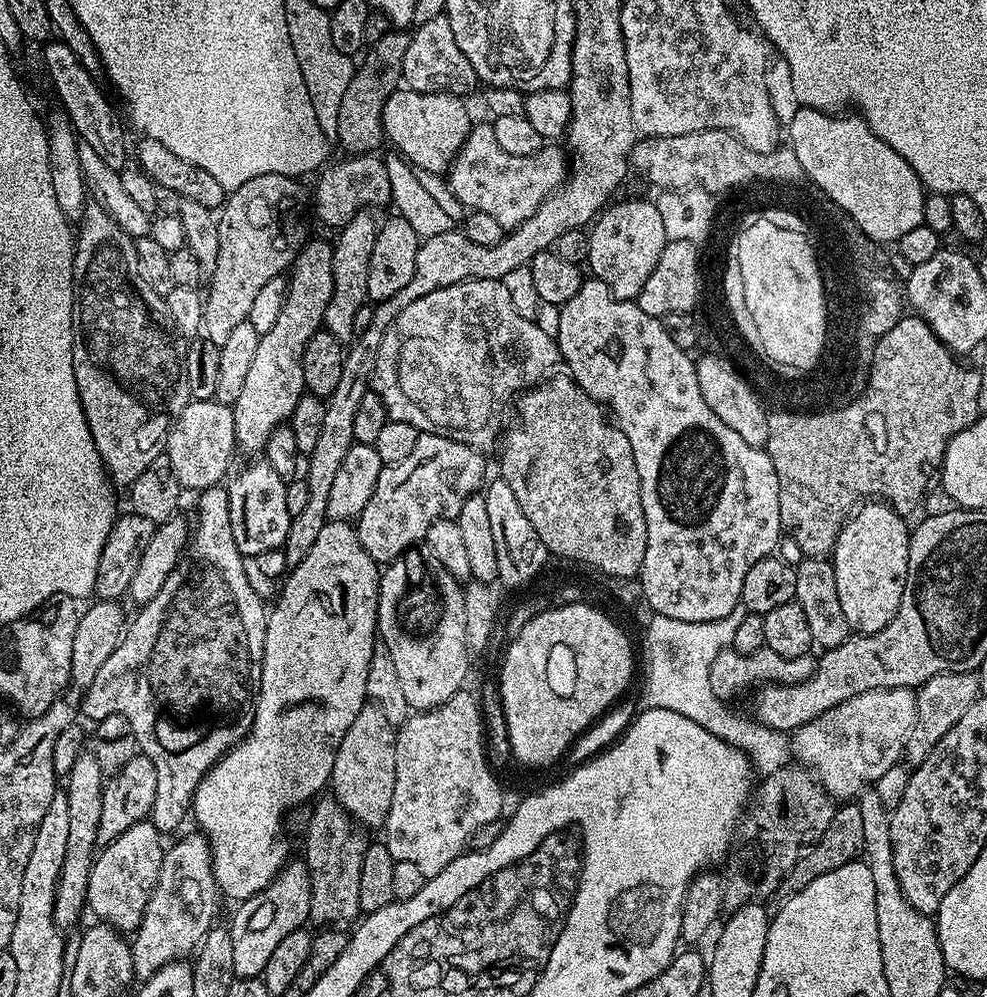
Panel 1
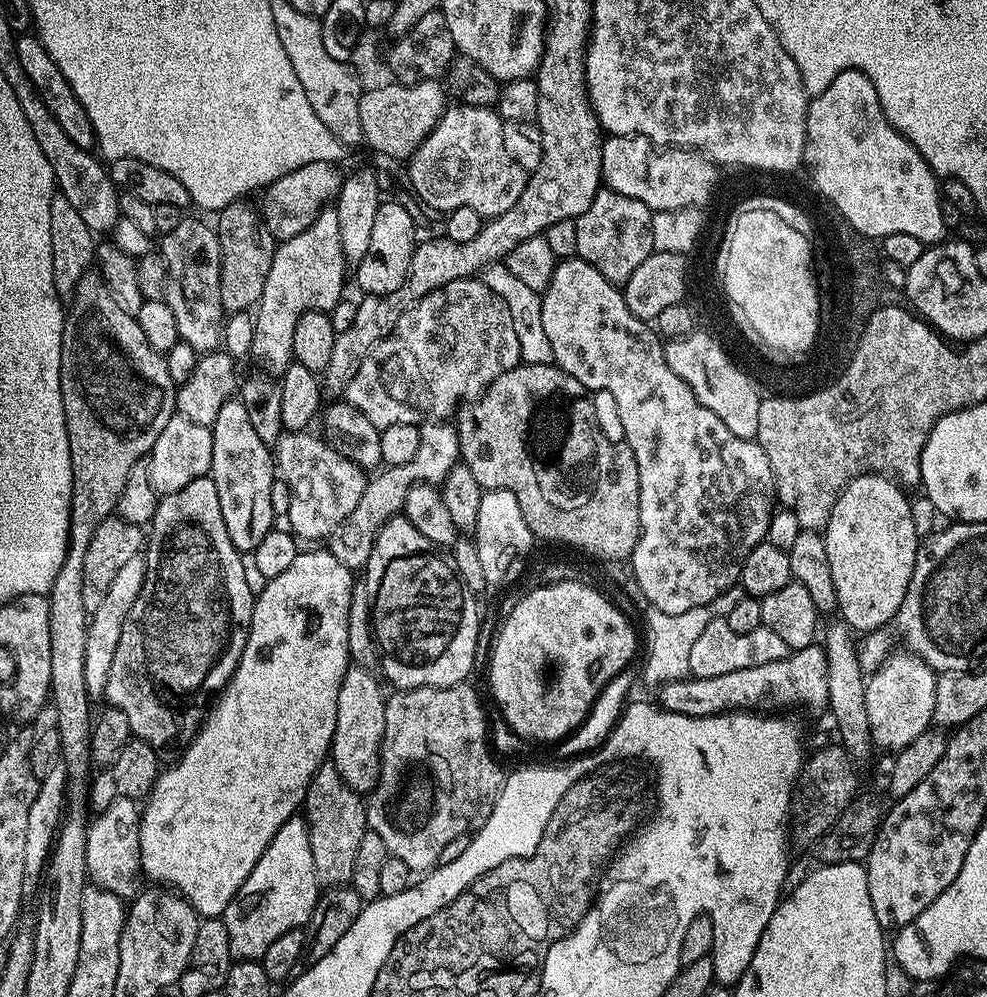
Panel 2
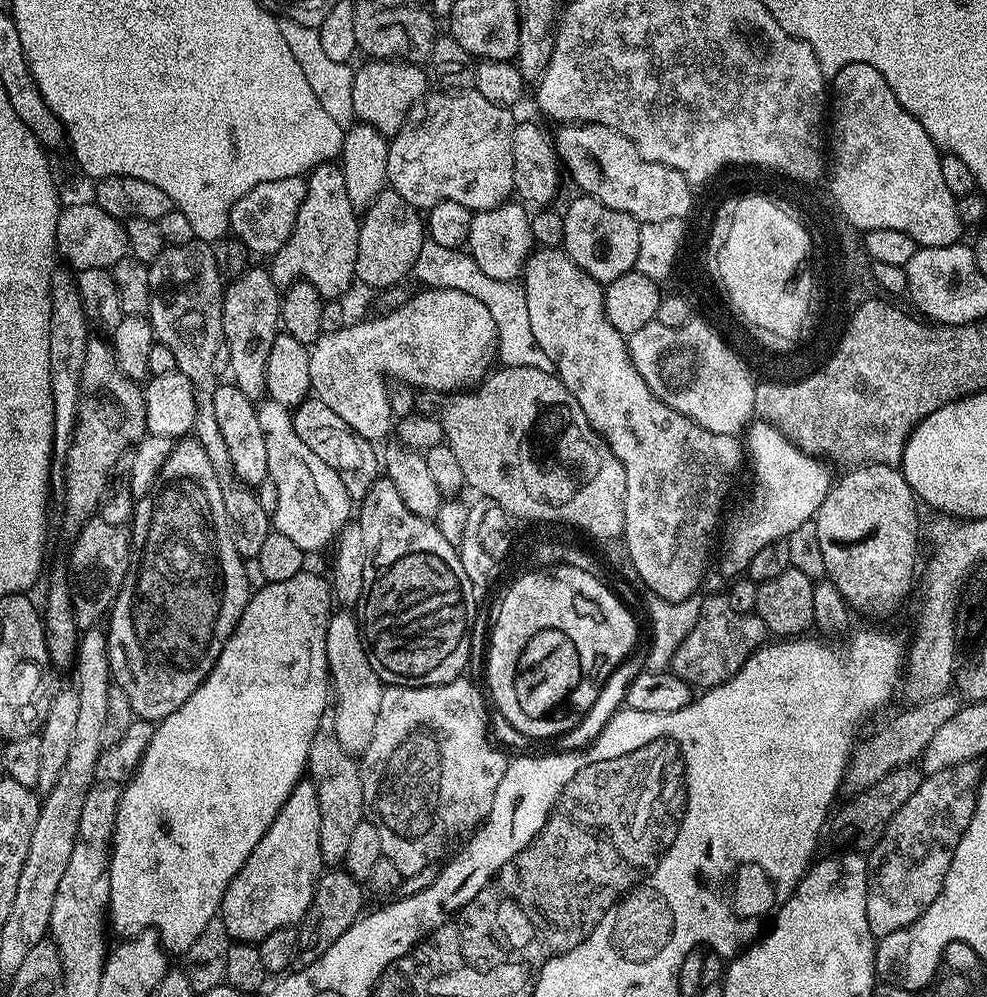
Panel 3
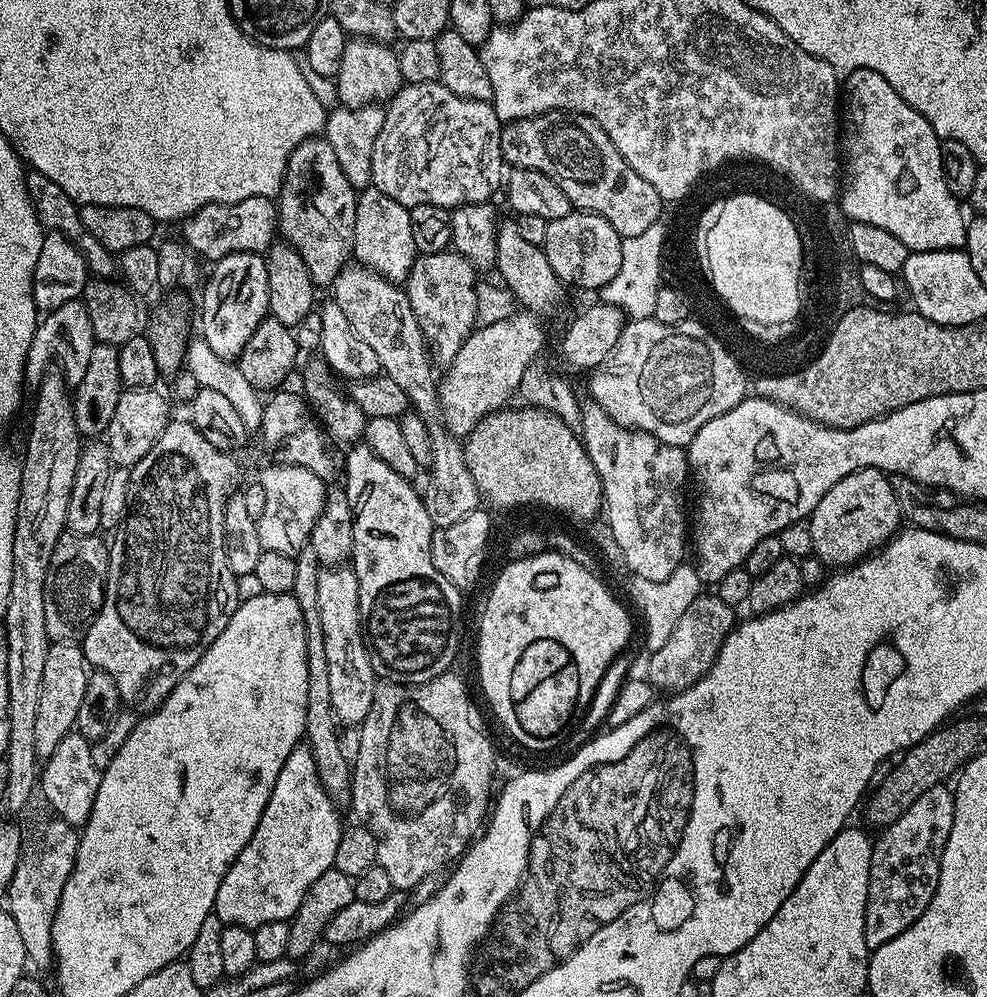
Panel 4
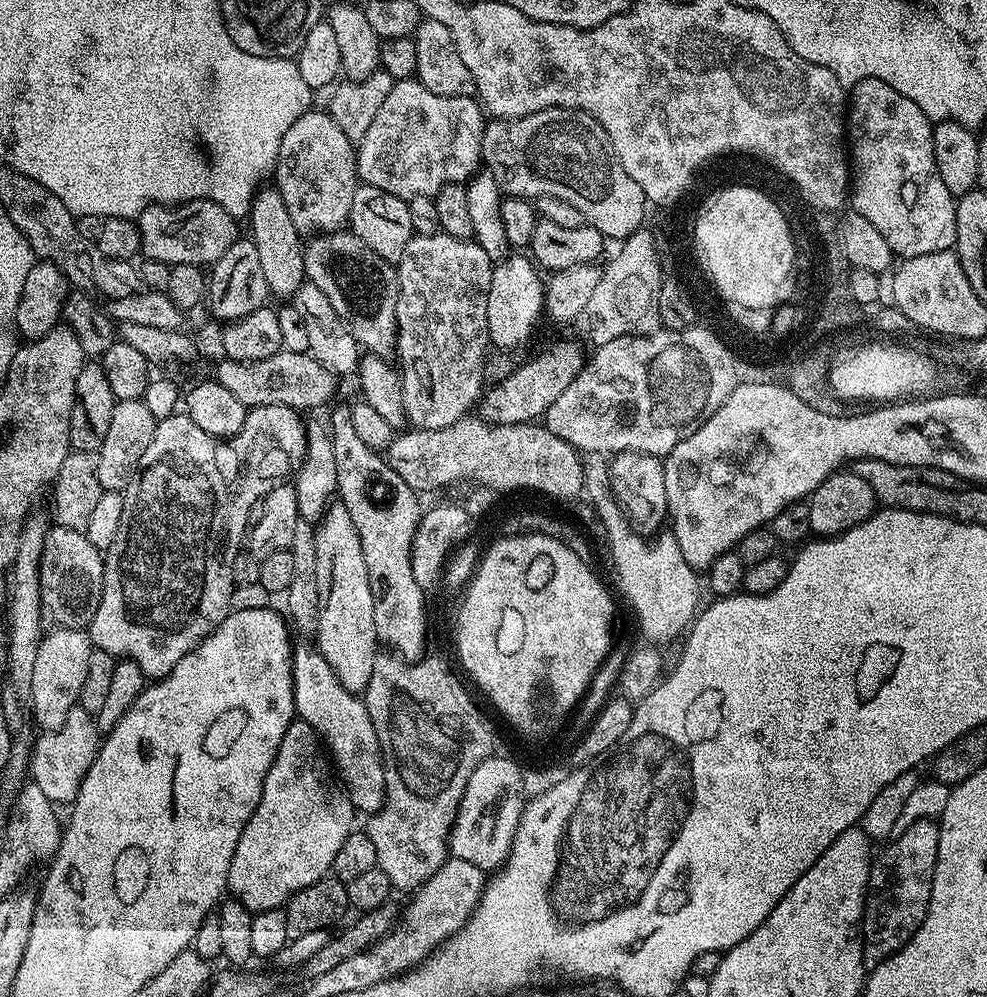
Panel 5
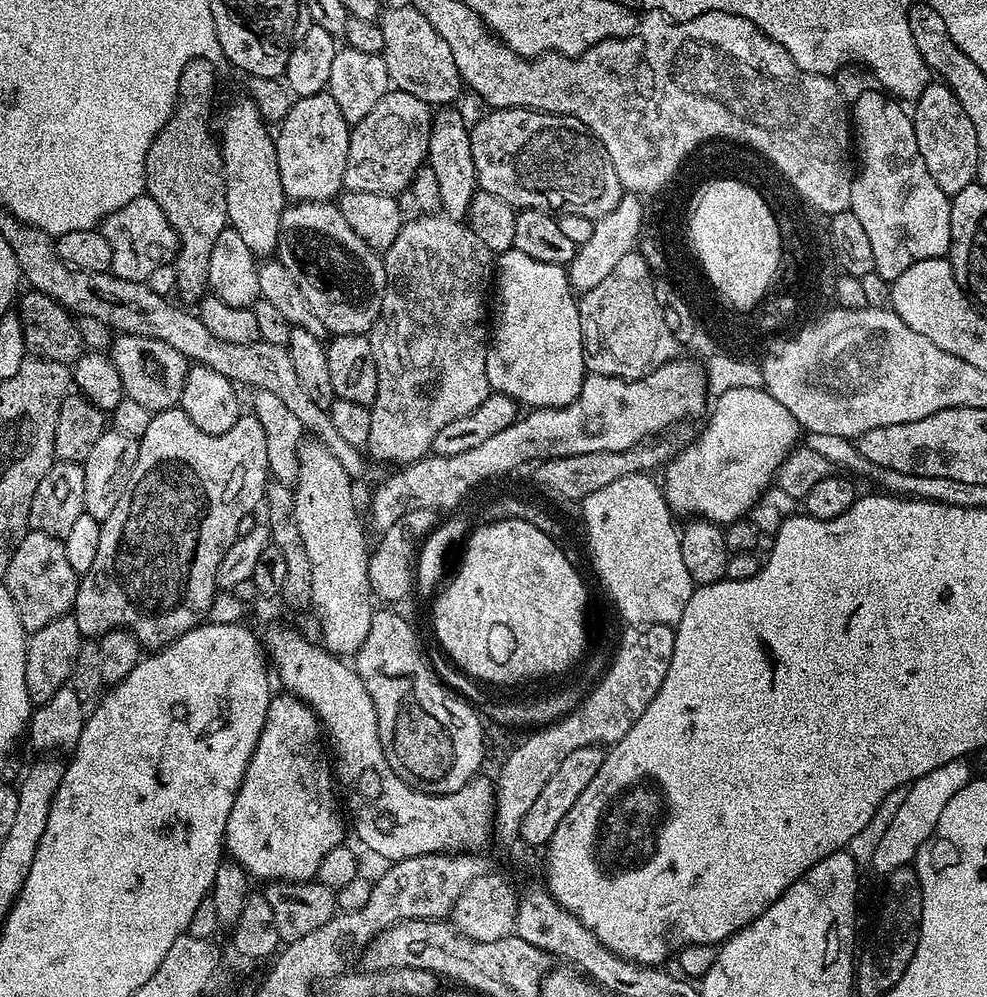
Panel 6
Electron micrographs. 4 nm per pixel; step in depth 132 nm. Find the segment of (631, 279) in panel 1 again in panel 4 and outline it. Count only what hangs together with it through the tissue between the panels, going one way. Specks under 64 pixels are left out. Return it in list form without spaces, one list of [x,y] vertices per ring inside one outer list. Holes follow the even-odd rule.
[[[573,210],[566,218],[554,218],[546,226],[546,242],[542,245],[546,258],[560,279],[561,284],[576,288],[593,288],[599,290],[608,285],[618,274],[618,266],[622,266],[622,246],[624,241],[596,212]]]

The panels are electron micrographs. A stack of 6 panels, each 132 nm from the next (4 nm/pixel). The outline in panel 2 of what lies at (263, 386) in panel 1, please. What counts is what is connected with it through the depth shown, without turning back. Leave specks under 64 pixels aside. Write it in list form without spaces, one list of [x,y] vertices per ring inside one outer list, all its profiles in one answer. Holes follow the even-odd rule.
[[[329,206],[324,208],[318,214],[318,218],[314,218],[314,222],[310,226],[306,226],[306,230],[302,230],[302,234],[298,234],[294,238],[277,243],[276,253],[274,254],[274,262],[270,266],[270,274],[266,274],[266,286],[262,286],[262,294],[260,295],[260,303],[254,309],[254,317],[256,329],[254,330],[253,346],[250,353],[250,360],[257,364],[261,373],[267,374],[273,378],[279,378],[294,362],[292,359],[292,347],[294,346],[294,326],[298,326],[298,318],[302,318],[302,314],[307,312],[326,312],[331,313],[332,307],[339,303],[344,292],[344,271],[349,271],[350,265],[344,259],[344,251],[342,250],[342,226],[338,226],[338,214],[335,207]]]

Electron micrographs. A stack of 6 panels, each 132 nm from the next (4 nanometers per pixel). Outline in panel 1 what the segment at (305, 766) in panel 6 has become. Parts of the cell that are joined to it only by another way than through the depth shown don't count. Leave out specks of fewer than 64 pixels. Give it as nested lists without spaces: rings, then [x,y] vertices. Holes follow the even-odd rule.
[[[303,859],[285,863],[275,878],[258,894],[239,901],[240,909],[232,916],[228,928],[230,942],[234,942],[234,970],[237,977],[256,978],[263,973],[270,954],[274,954],[278,942],[295,928],[303,928],[309,923],[310,914],[310,874]]]

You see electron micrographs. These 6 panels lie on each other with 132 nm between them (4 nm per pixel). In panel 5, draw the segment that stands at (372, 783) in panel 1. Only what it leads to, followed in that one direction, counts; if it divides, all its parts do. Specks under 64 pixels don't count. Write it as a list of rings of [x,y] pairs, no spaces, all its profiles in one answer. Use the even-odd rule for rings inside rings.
[[[339,502],[329,503],[314,528],[316,534],[316,573],[318,574],[318,626],[315,647],[330,664],[330,670],[346,690],[360,694],[370,682],[378,655],[374,630],[374,598],[362,558],[362,542],[350,518],[350,510]]]

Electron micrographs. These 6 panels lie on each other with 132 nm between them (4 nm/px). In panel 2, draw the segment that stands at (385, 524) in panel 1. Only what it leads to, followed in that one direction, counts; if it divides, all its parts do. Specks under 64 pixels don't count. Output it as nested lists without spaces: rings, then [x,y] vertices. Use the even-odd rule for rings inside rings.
[[[429,422],[419,425],[419,430],[418,454],[414,454],[414,458],[402,466],[385,467],[377,471],[373,475],[377,476],[365,483],[362,498],[358,498],[358,506],[354,506],[354,510],[350,510],[350,514],[346,514],[346,518],[342,518],[331,536],[327,537],[327,551],[332,552],[334,558],[338,558],[338,562],[348,568],[359,570],[367,565],[380,527],[403,509],[404,499],[413,484],[439,485],[460,460],[460,433],[451,423]]]

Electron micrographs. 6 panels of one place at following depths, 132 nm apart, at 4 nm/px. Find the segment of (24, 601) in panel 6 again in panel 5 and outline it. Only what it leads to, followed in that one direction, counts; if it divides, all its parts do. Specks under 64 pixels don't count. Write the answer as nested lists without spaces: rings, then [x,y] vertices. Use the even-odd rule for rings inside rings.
[[[49,527],[40,551],[40,615],[52,628],[84,628],[89,623],[104,579],[104,557],[101,549],[89,542],[83,531],[74,528]]]

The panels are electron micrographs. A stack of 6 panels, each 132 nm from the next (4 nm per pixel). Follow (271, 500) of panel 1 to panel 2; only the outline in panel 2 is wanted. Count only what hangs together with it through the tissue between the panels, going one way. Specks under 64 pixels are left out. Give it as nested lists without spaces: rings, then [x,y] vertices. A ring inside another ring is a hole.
[[[239,398],[228,400],[226,406],[222,406],[222,410],[218,410],[218,418],[214,418],[210,427],[212,429],[212,471],[210,475],[214,487],[218,489],[218,506],[222,506],[222,522],[226,522],[226,534],[230,534],[230,542],[234,542],[236,549],[242,554],[252,553],[258,546],[258,542],[262,542],[262,538],[266,538],[266,534],[272,531],[274,521],[277,519],[277,514],[271,508],[271,486],[278,476],[278,465],[274,459],[274,452],[269,445],[262,442],[262,438],[258,438],[258,430],[254,430],[253,424],[250,422],[250,414],[246,414],[244,401]]]

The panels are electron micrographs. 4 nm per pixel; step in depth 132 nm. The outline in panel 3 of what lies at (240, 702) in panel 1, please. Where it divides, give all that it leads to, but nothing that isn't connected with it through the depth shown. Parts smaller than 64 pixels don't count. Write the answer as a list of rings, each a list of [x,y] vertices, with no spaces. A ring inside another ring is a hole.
[[[184,438],[179,441],[178,446],[173,447],[164,459],[164,464],[160,468],[158,477],[159,483],[168,484],[160,492],[160,497],[156,500],[156,509],[152,512],[152,521],[148,524],[148,537],[144,540],[144,553],[140,556],[140,573],[136,576],[136,636],[124,636],[120,640],[120,648],[124,651],[124,669],[119,669],[118,684],[124,689],[124,693],[130,698],[130,706],[133,713],[141,720],[151,720],[159,722],[174,714],[194,690],[208,677],[210,670],[218,662],[226,642],[232,637],[232,631],[235,630],[236,624],[242,618],[250,599],[250,591],[247,586],[246,570],[244,569],[244,560],[236,552],[234,544],[231,541],[230,534],[226,530],[227,520],[226,511],[223,509],[222,491],[219,490],[218,479],[214,474],[213,466],[202,446],[195,438]]]

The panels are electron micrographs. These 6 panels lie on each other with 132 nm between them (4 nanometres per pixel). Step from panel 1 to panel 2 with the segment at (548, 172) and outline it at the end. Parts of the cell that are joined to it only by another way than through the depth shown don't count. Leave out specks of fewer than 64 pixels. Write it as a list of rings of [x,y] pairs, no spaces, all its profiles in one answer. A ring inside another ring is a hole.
[[[462,103],[445,107],[444,115],[436,123],[436,128],[419,144],[406,164],[408,176],[412,179],[411,191],[420,203],[429,209],[437,208],[441,214],[458,210],[458,206],[471,206],[485,218],[506,214],[506,210],[510,210],[510,206],[514,206],[514,202],[522,198],[522,190],[526,186],[529,173],[522,166],[518,166],[518,162],[510,158],[510,154],[506,154],[506,146],[502,146],[503,125],[499,111],[492,108]]]

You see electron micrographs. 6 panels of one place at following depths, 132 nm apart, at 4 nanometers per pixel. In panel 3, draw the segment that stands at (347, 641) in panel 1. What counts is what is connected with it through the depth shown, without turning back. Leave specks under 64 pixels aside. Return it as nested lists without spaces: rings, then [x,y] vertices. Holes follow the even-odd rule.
[[[311,570],[294,574],[294,578],[286,578],[286,582],[267,583],[264,588],[251,593],[242,618],[232,631],[232,637],[226,642],[218,662],[210,670],[210,674],[200,683],[198,690],[174,710],[166,719],[156,724],[154,738],[146,746],[146,754],[131,780],[123,785],[116,811],[116,821],[110,841],[108,857],[108,873],[110,874],[110,898],[108,899],[107,919],[110,928],[120,938],[131,938],[140,932],[149,930],[156,933],[161,944],[169,953],[183,954],[194,946],[194,938],[206,930],[208,923],[217,919],[224,890],[230,886],[232,877],[250,858],[254,846],[262,842],[262,834],[270,830],[270,822],[278,818],[278,810],[290,798],[294,786],[305,775],[310,754],[310,738],[314,738],[314,730],[318,730],[318,722],[322,714],[330,706],[330,677],[328,659],[326,658],[326,626],[334,611],[334,597],[327,579],[315,576]]]

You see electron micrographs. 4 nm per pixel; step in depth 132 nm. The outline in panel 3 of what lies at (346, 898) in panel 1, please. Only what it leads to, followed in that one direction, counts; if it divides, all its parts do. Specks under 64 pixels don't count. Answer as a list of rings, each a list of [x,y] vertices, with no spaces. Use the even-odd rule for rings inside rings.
[[[329,706],[322,714],[318,730],[314,730],[314,738],[310,738],[310,754],[306,769],[312,785],[318,790],[318,814],[322,814],[320,849],[325,865],[328,866],[343,865],[346,845],[349,844],[358,822],[366,816],[360,765],[357,757],[346,754],[346,750],[342,750],[342,742],[338,742],[338,730],[334,730],[335,713],[335,707]]]

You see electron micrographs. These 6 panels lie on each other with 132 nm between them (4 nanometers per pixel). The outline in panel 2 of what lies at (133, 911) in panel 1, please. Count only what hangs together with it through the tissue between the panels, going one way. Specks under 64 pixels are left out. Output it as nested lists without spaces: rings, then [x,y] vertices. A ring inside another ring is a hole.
[[[118,798],[114,802],[110,804],[106,808],[106,810],[102,813],[99,813],[89,823],[88,825],[88,837],[86,838],[86,866],[88,867],[88,878],[89,881],[95,887],[101,888],[102,890],[109,892],[110,894],[114,894],[115,896],[120,897],[121,900],[125,902],[131,902],[136,899],[137,896],[140,895],[142,891],[142,885],[140,885],[140,880],[142,881],[142,869],[140,867],[140,817],[142,815],[141,809],[138,807],[137,801],[131,800],[130,798]]]

